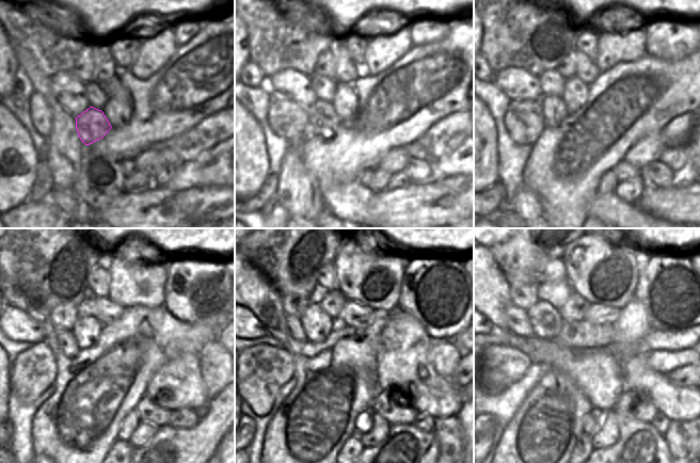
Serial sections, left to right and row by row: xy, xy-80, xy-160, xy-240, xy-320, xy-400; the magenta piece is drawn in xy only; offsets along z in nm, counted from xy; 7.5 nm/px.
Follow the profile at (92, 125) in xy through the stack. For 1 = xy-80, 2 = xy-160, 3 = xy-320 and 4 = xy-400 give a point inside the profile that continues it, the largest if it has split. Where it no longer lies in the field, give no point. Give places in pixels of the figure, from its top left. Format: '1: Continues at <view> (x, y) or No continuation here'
1: Continues at xy-80 (322, 120)
2: Continues at xy-160 (555, 111)
3: Continues at xy-320 (296, 330)
4: Continues at xy-400 (518, 320)

